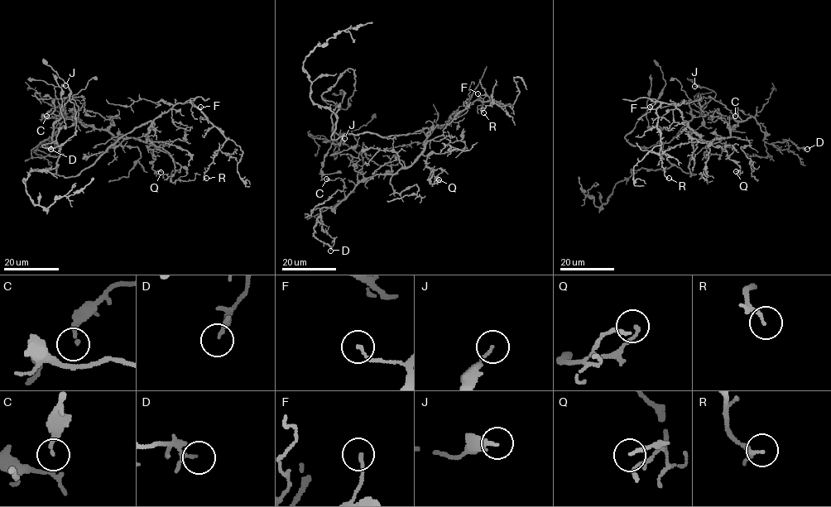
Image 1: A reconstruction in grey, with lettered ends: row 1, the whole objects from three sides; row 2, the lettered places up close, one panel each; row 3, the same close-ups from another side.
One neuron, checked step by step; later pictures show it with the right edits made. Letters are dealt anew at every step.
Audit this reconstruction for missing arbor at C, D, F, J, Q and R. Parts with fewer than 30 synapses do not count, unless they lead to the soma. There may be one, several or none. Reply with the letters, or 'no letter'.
no letter

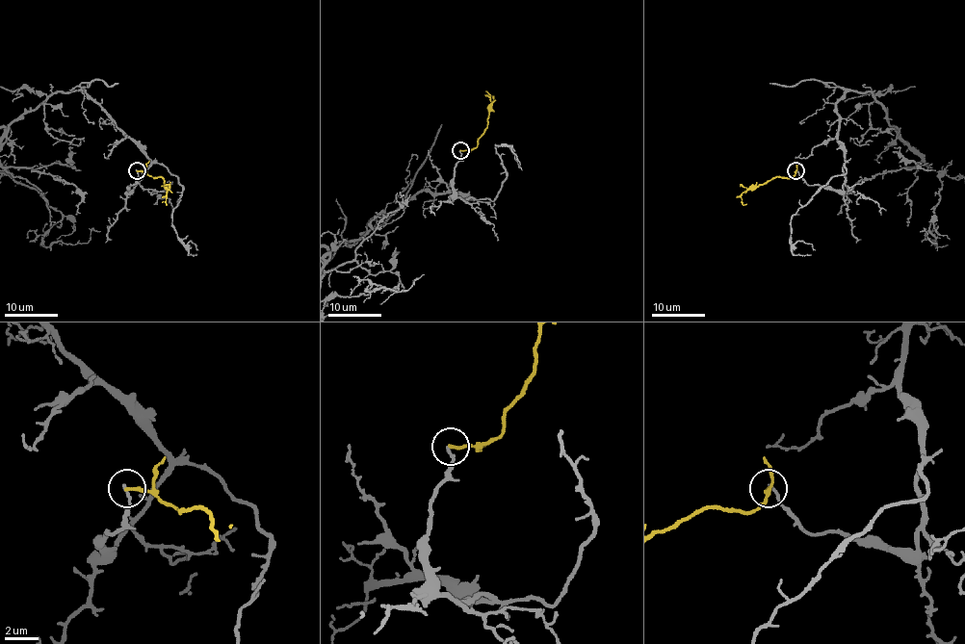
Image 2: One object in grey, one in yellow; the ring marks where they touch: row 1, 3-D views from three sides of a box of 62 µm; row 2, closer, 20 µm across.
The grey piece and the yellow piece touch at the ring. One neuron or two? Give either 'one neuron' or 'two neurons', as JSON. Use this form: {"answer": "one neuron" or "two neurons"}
{"answer": "two neurons"}

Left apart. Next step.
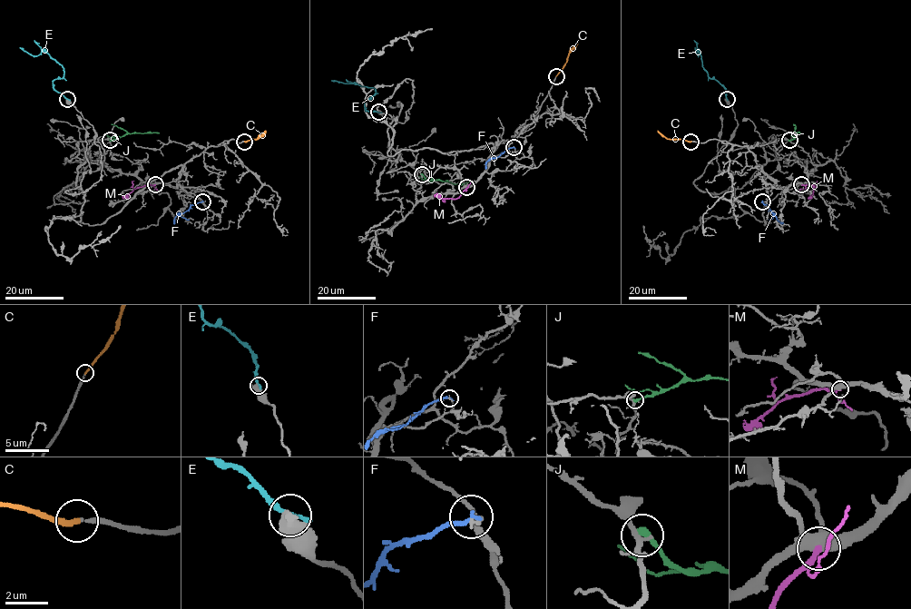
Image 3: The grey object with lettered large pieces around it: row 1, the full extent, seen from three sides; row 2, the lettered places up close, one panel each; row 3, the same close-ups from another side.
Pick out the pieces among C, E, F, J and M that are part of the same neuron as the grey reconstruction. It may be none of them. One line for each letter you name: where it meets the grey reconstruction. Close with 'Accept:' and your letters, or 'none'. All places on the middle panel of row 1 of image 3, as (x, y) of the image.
C: meets grey at (556, 76)
Accept: C

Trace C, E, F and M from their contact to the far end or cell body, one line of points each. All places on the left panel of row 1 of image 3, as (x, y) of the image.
C: (244, 141), (256, 139), (266, 130)
E: (67, 99), (53, 87), (53, 82), (63, 75), (63, 68), (44, 52), (33, 55), (20, 47)
F: (201, 201), (179, 214), (174, 223)
M: (155, 184), (137, 187), (122, 199)

